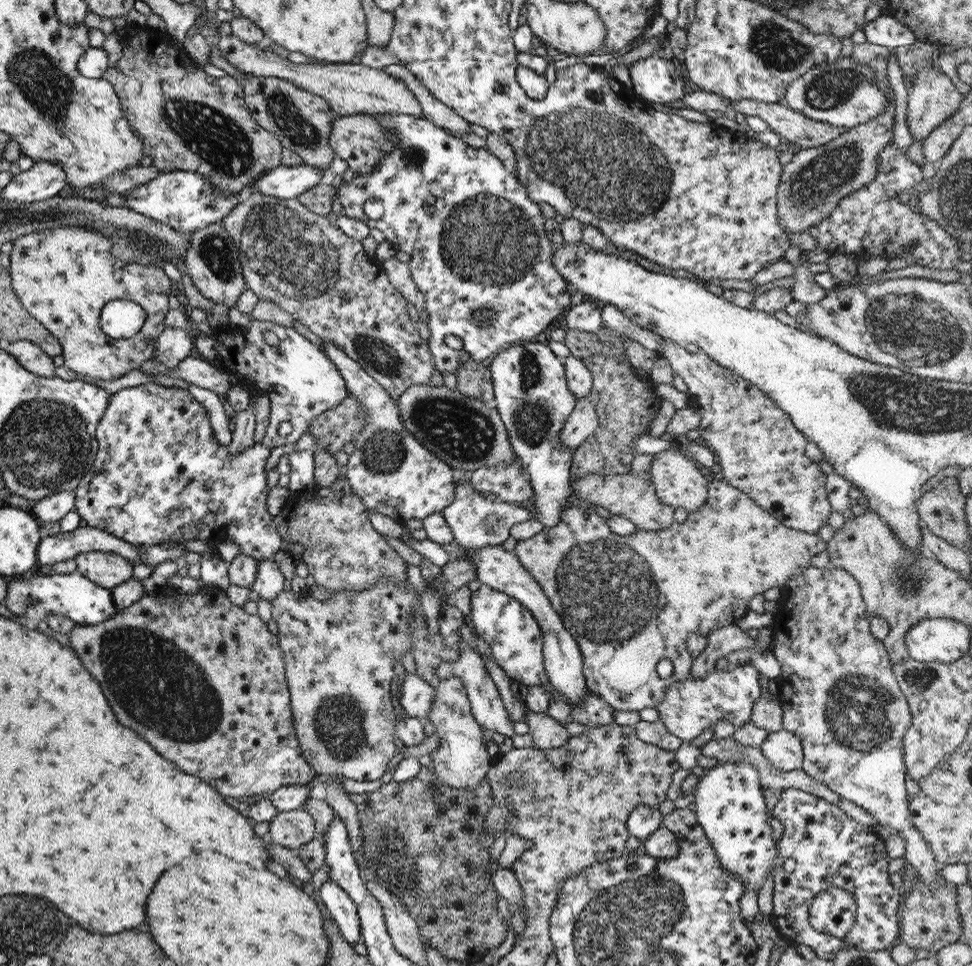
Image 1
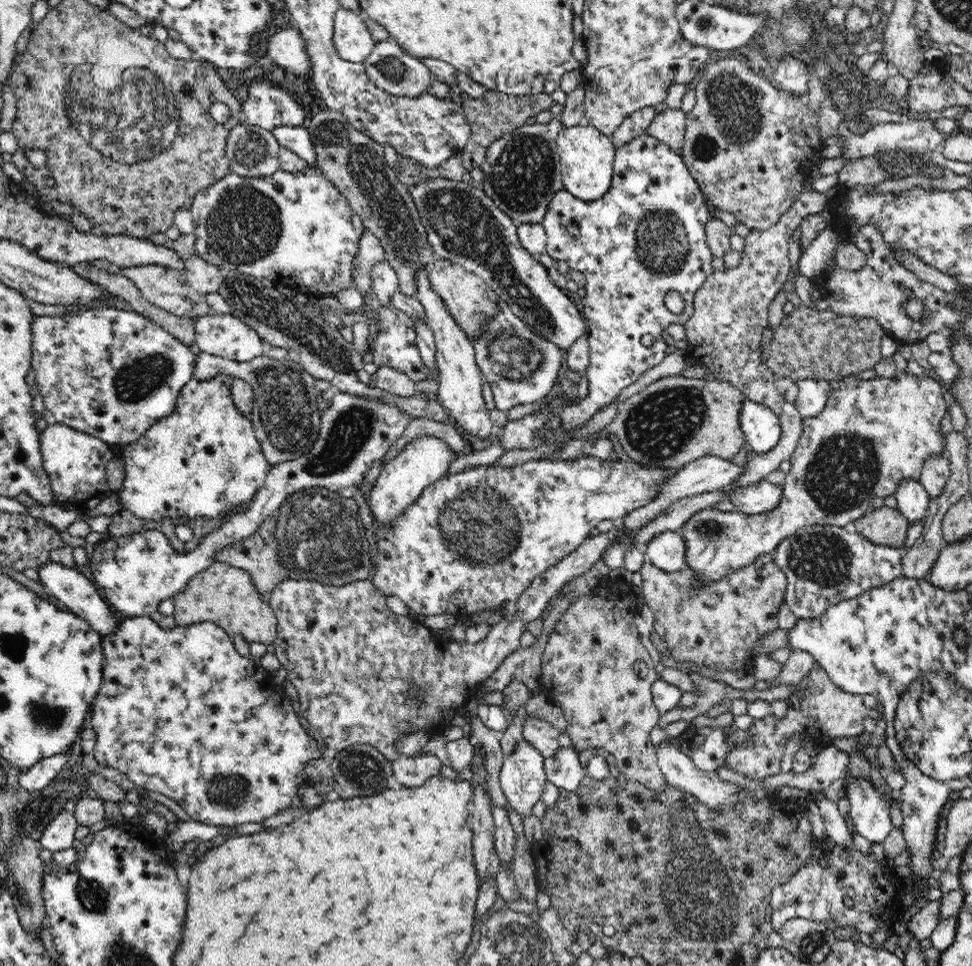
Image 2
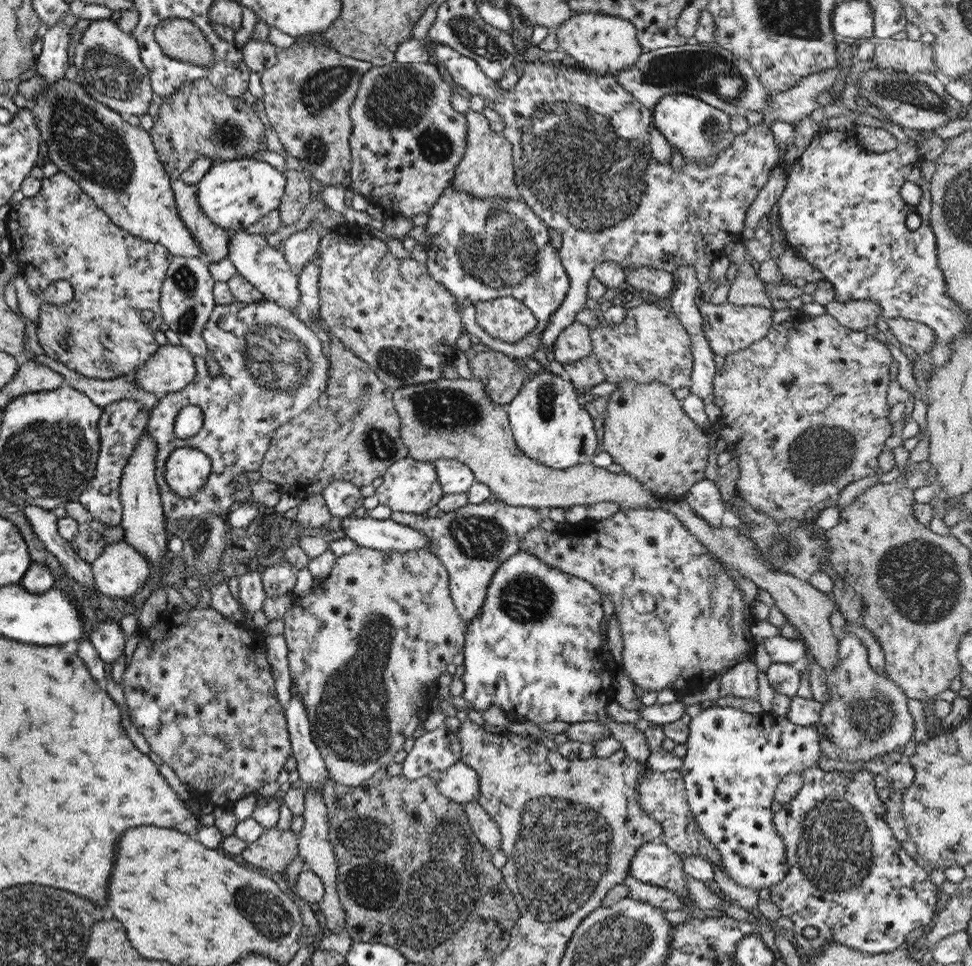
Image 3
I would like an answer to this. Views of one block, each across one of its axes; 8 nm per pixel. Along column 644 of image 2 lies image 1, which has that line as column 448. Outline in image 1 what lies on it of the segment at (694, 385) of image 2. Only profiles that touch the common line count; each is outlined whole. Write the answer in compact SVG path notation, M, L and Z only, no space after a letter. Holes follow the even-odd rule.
M445 385L408 386L395 401L403 428L454 472L469 473L477 468L514 462L514 452L496 407L489 408L484 402Z

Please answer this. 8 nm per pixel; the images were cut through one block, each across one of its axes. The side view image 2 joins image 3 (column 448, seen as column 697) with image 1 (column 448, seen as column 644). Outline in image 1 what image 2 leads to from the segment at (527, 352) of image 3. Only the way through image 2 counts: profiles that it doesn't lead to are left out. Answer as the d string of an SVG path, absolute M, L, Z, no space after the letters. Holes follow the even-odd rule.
M369 114L378 120L378 123L389 131L397 140L396 146L391 152L386 152L384 158L378 162L378 166L372 170L371 174L356 174L349 182L341 182L336 195L341 206L341 212L344 216L363 222L369 229L375 228L381 232L383 239L395 246L396 250L401 250L411 257L407 263L410 278L413 279L417 290L423 295L425 301L425 310L428 316L427 328L429 329L429 338L427 345L432 356L434 368L441 374L453 373L455 369L463 362L468 360L487 362L498 351L505 350L513 344L523 344L541 338L541 332L549 326L552 320L557 316L564 315L565 311L571 306L569 304L569 289L566 289L566 280L551 266L551 250L553 245L547 239L546 232L543 230L544 216L539 211L535 203L528 199L523 186L518 183L514 174L505 172L501 161L487 149L474 149L467 145L461 139L451 136L443 129L436 127L432 122L425 118L417 118L408 114ZM375 198L383 204L383 214L379 220L369 220L363 212L363 204L366 200ZM475 311L491 311L492 316L486 320L474 320L472 314ZM452 335L459 337L462 341L462 347L459 350L451 349L444 344L445 336Z

